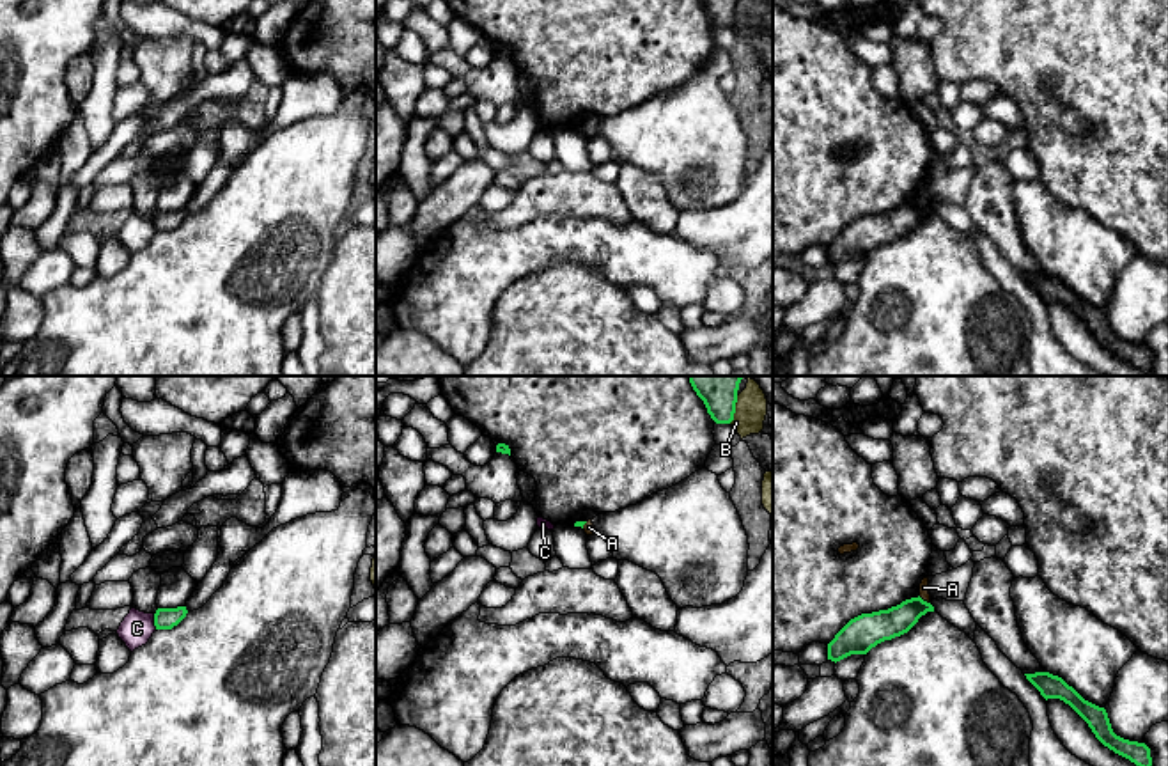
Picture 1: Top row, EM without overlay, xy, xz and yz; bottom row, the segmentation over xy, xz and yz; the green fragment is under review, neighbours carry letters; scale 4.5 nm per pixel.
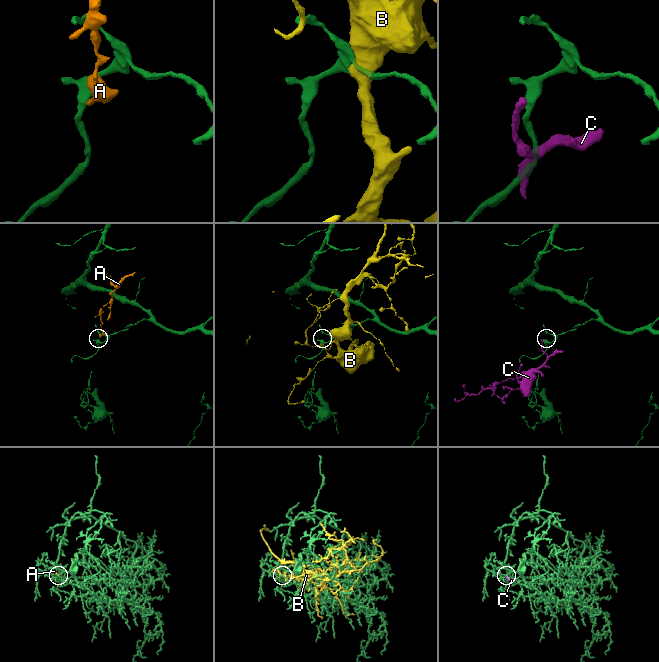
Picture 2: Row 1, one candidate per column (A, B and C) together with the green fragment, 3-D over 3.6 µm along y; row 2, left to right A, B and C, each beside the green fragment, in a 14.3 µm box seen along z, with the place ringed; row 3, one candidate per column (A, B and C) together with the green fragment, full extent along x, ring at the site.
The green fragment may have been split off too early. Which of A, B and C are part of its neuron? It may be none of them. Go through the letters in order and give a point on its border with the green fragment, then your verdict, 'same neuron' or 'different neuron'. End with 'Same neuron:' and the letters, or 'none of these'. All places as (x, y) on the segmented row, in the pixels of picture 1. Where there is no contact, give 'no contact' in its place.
A: yz (922, 600) | different neuron
B: xz (734, 410) | different neuron
C: xy (155, 621) | different neuron
Same neuron: none of these

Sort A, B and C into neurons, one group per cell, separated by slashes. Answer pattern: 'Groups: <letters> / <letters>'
Groups: A / B / C

